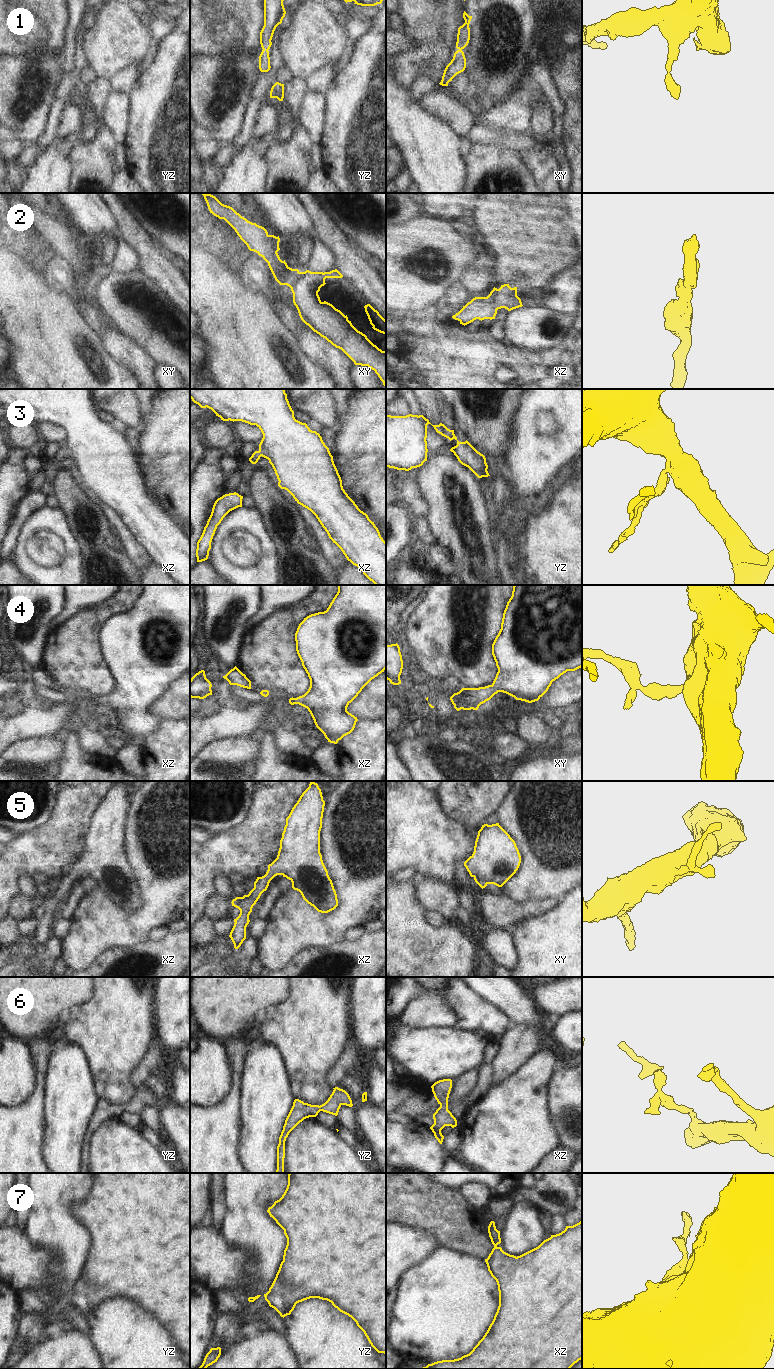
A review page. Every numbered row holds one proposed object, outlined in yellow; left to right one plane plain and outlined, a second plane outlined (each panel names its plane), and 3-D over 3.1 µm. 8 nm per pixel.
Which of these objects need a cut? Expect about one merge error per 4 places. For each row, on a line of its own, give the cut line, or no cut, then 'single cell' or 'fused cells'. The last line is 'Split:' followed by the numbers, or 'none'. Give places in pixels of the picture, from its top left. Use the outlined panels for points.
1: cut none; single cell
2: cut none; single cell
3: cut none; single cell
4: cut none; single cell
5: cut none; single cell
6: cut none; single cell
7: cut none; single cell
Split: none

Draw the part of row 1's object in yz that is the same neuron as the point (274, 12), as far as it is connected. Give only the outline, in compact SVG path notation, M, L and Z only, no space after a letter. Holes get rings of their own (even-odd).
M264 0L264 26L260 32L260 44L262 52L259 56L259 69L268 72L271 68L269 49L272 45L272 37L276 27L282 23L286 11L284 0Z

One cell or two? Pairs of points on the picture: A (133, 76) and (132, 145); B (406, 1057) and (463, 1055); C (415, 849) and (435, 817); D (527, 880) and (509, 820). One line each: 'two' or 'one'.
A: two
B: one
C: one
D: one

